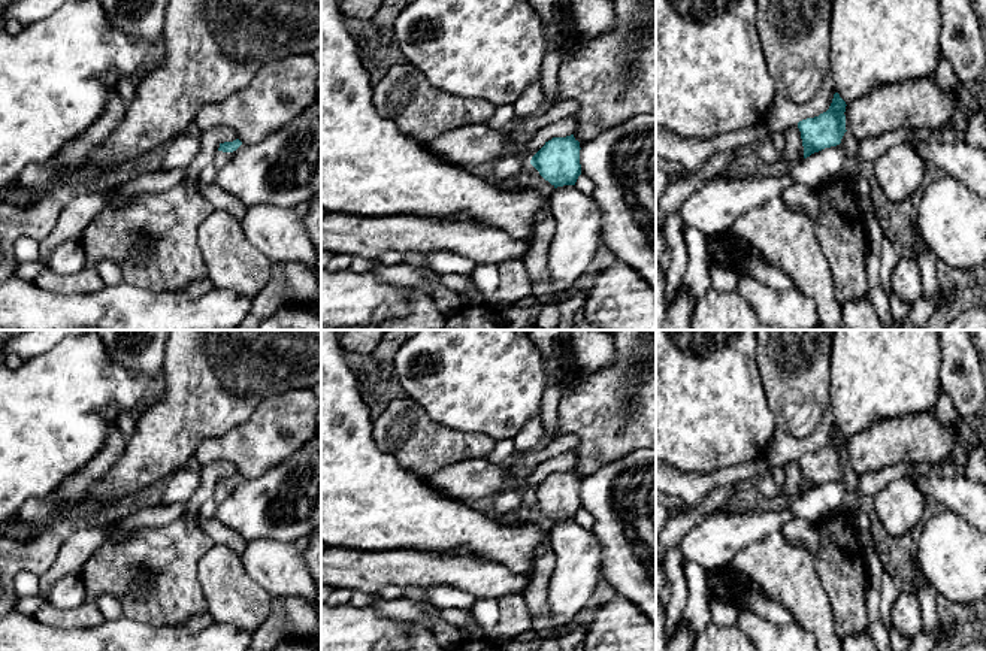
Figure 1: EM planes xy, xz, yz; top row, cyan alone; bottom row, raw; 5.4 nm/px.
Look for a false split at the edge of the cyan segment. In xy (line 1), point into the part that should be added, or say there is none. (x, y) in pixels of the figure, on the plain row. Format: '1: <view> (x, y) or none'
1: xy (221, 493)

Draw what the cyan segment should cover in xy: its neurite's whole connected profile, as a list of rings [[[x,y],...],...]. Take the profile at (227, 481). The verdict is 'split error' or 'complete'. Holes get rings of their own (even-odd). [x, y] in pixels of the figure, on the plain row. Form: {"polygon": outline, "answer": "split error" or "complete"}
{"polygon": [[[239,473],[233,476],[220,478],[218,487],[215,488],[212,497],[217,502],[217,505],[221,505],[227,499],[227,496],[233,491],[233,488],[238,485],[241,479],[242,476]]], "answer": "split error"}

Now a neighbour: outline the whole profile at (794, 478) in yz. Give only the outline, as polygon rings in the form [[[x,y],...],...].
[[[792,463],[792,467],[786,470],[786,485],[790,488],[795,497],[804,494],[804,481],[799,463]]]

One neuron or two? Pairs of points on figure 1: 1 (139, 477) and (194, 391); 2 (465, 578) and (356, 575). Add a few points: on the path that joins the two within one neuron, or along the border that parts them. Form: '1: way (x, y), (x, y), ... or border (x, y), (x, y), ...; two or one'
1: way (151, 456), (188, 412); one
2: way (438, 569), (383, 569); one

